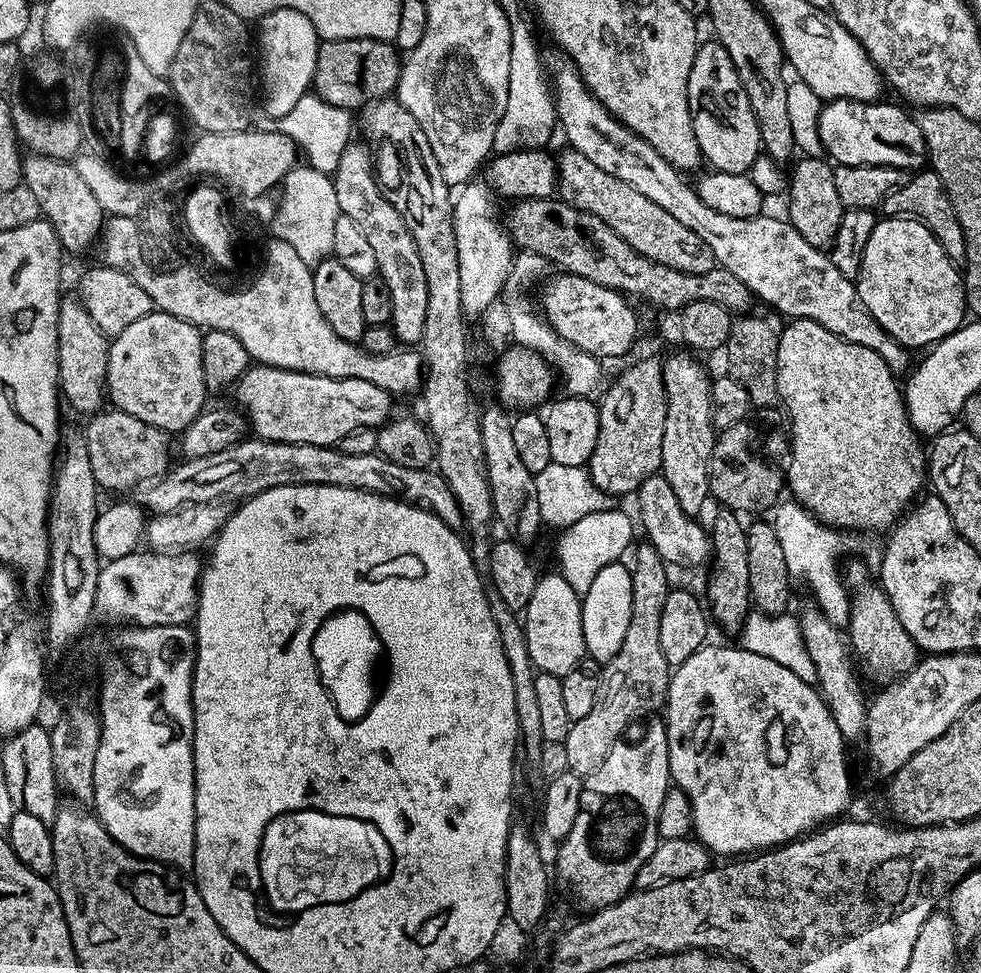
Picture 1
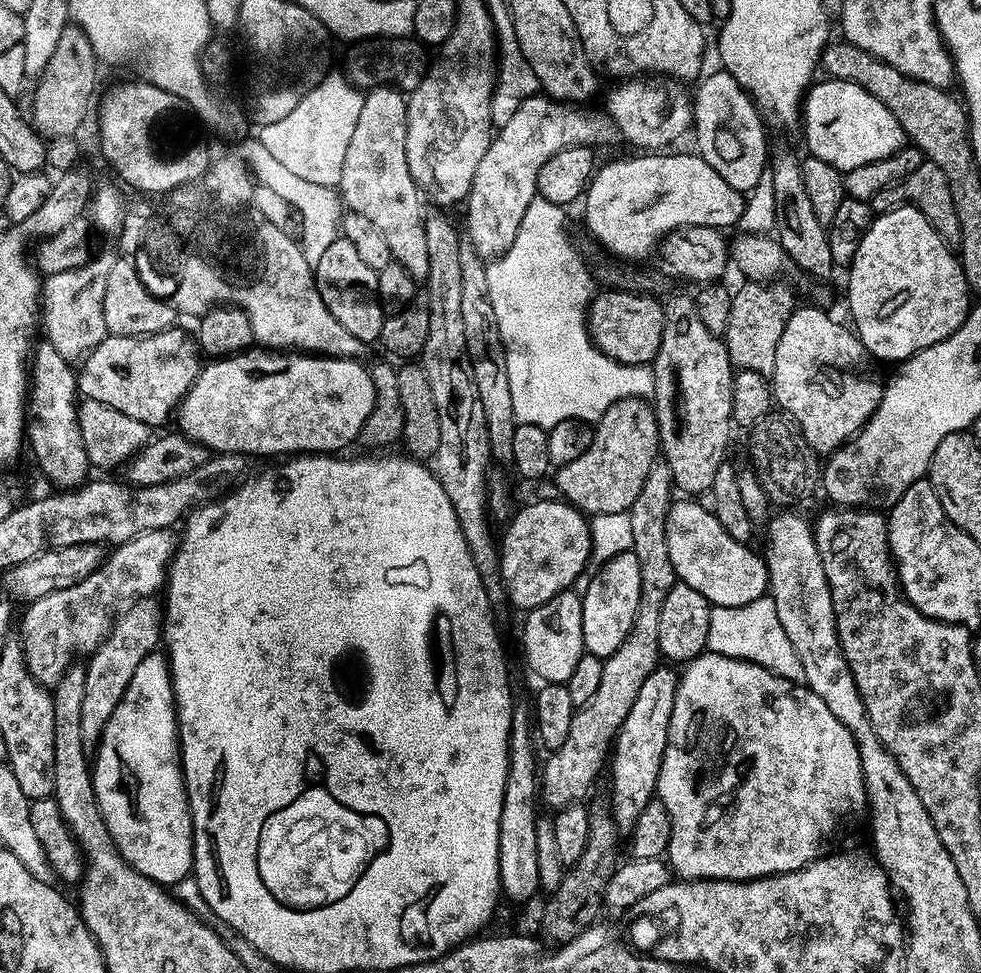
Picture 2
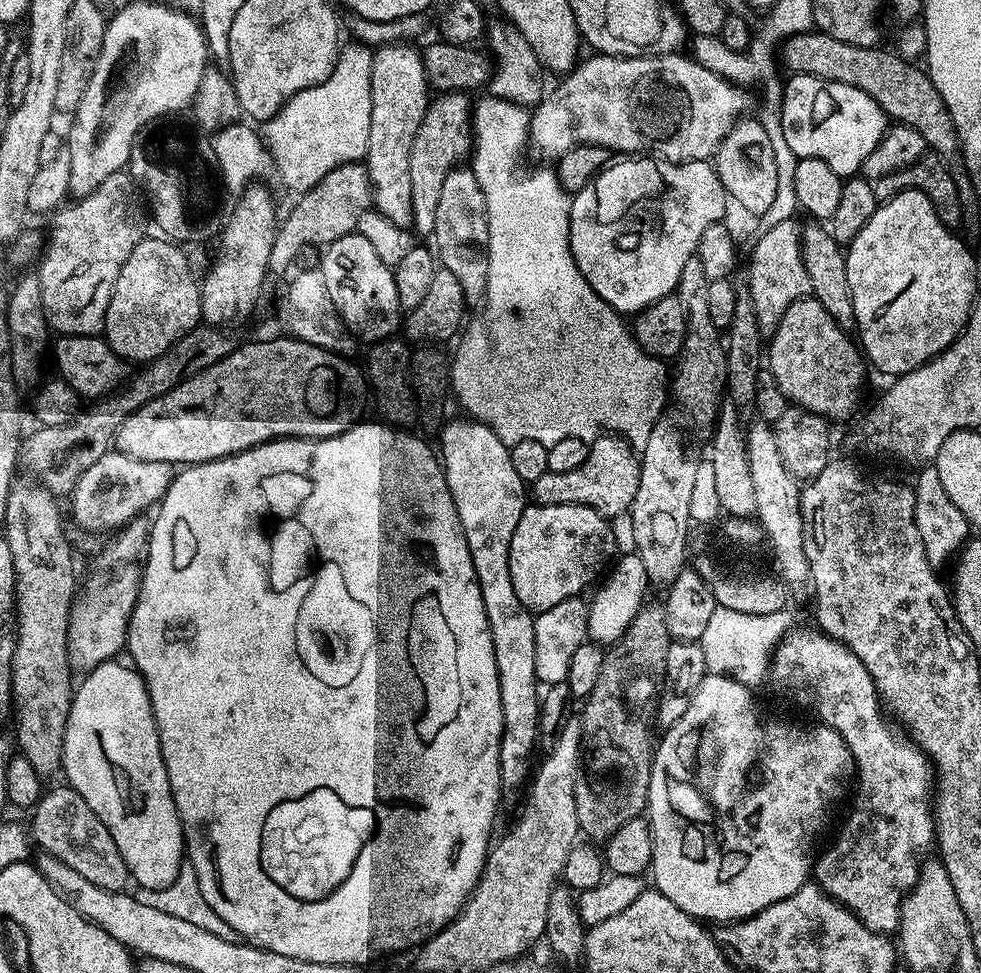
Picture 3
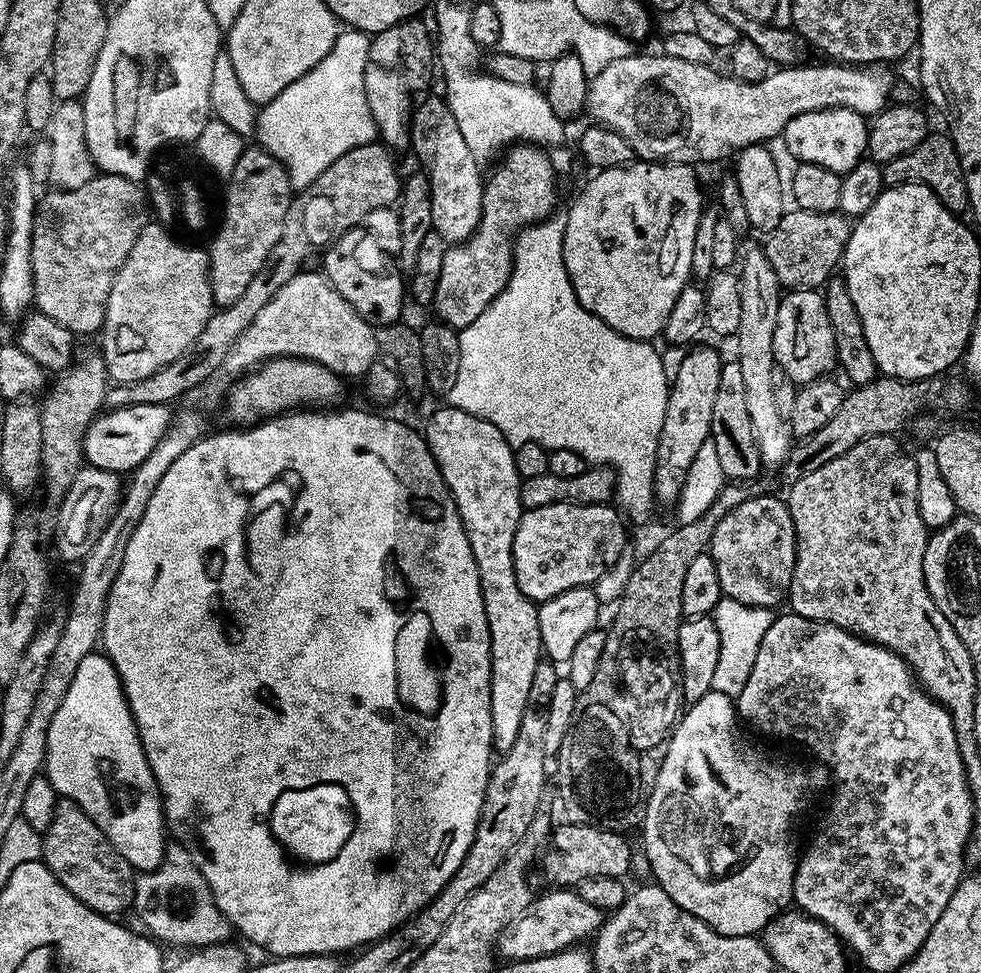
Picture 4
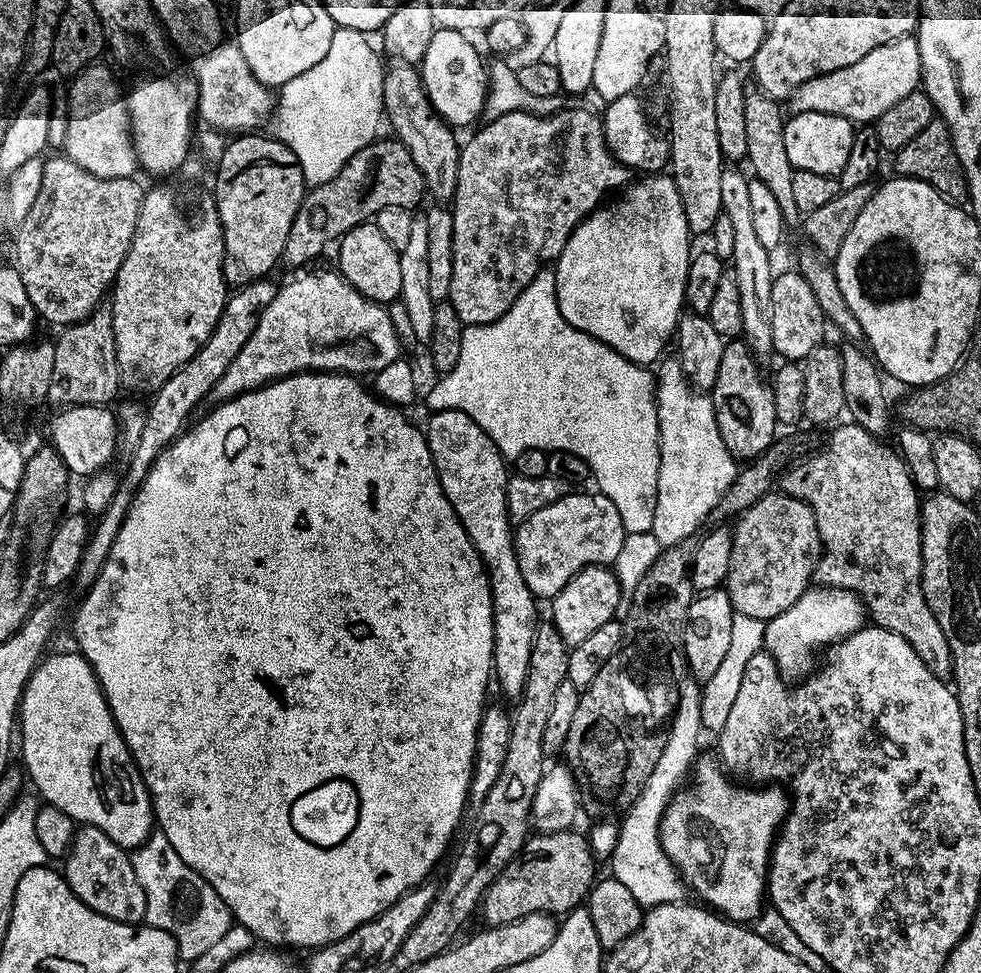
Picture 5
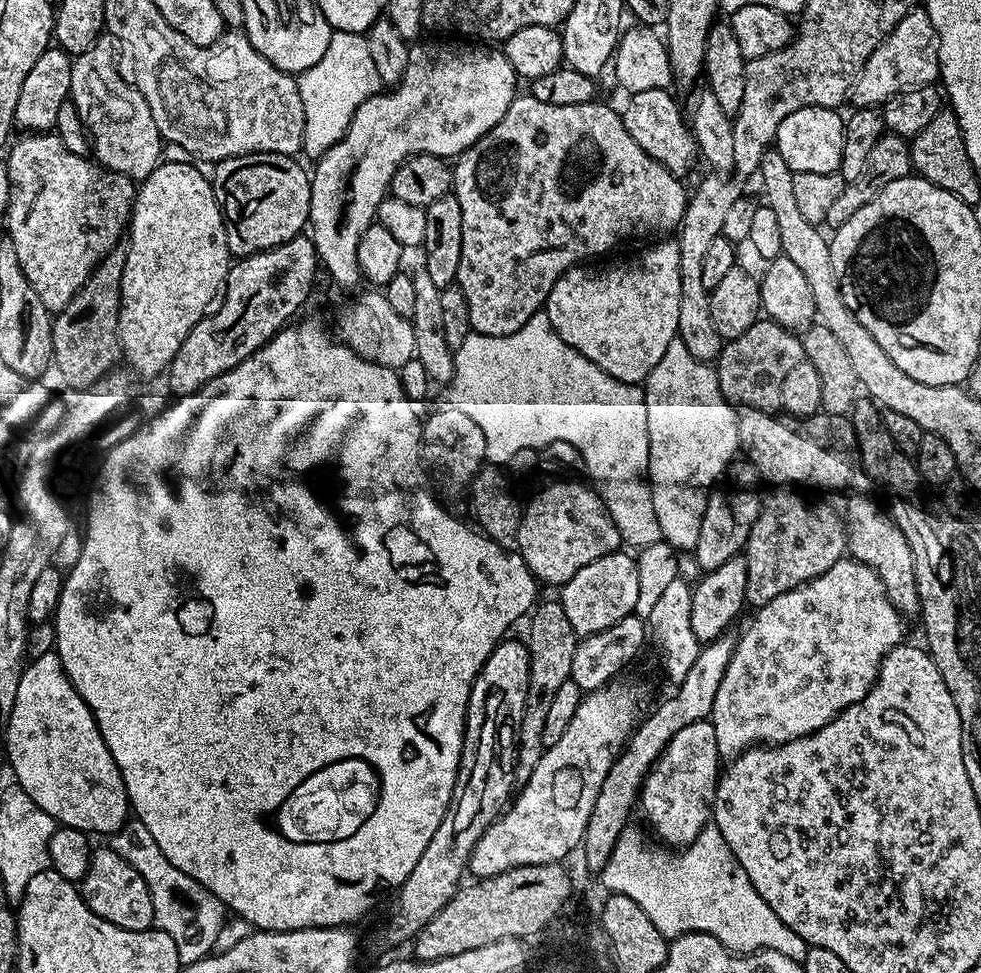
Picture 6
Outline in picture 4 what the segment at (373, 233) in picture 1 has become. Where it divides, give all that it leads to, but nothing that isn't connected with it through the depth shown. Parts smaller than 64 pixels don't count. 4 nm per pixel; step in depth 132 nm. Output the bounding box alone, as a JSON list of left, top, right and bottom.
[364,18,434,150]

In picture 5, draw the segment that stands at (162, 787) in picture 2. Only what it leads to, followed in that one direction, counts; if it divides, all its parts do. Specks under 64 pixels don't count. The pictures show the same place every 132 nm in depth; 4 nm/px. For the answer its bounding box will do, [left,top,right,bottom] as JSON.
[18,651,154,850]

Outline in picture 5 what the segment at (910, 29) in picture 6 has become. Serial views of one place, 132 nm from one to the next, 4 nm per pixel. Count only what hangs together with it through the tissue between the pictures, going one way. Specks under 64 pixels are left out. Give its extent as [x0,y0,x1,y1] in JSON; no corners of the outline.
[790,35,922,126]

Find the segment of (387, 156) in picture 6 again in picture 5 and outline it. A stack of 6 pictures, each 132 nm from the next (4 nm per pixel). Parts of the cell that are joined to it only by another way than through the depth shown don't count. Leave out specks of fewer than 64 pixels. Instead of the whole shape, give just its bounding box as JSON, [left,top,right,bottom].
[418,28,489,130]

